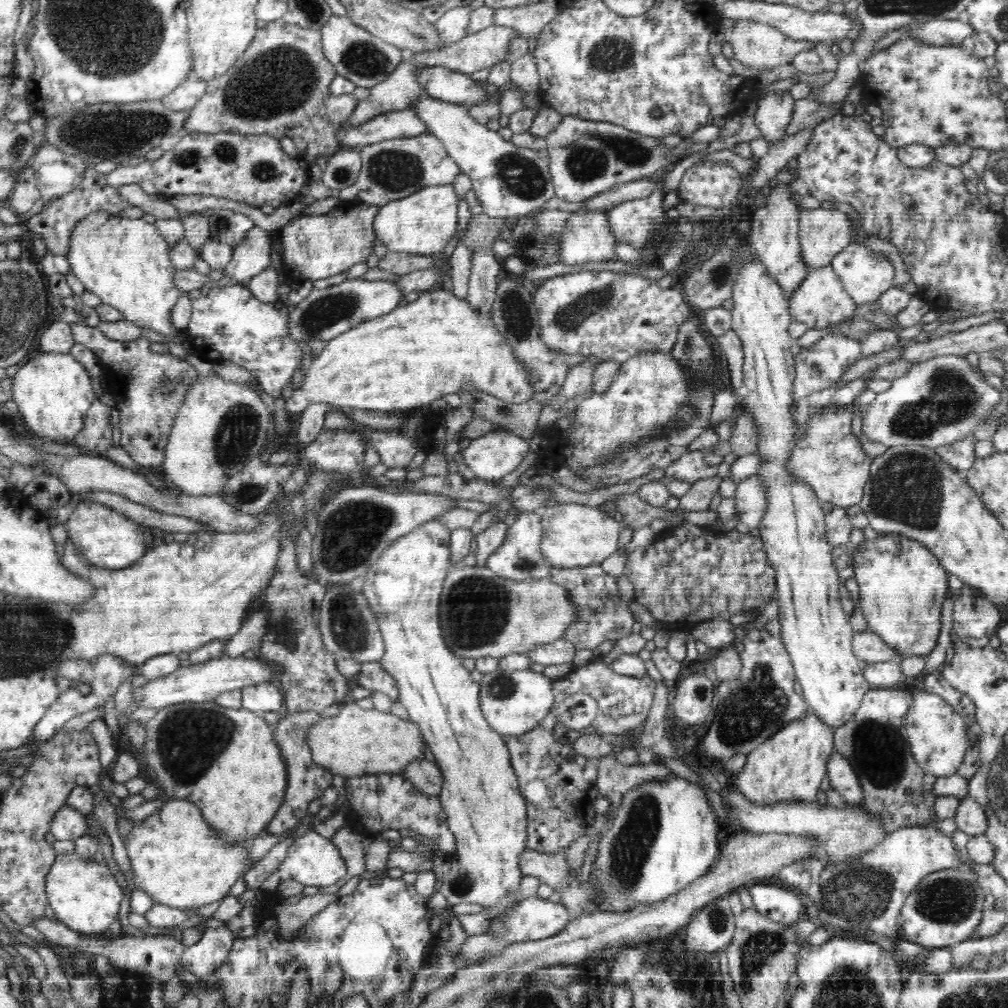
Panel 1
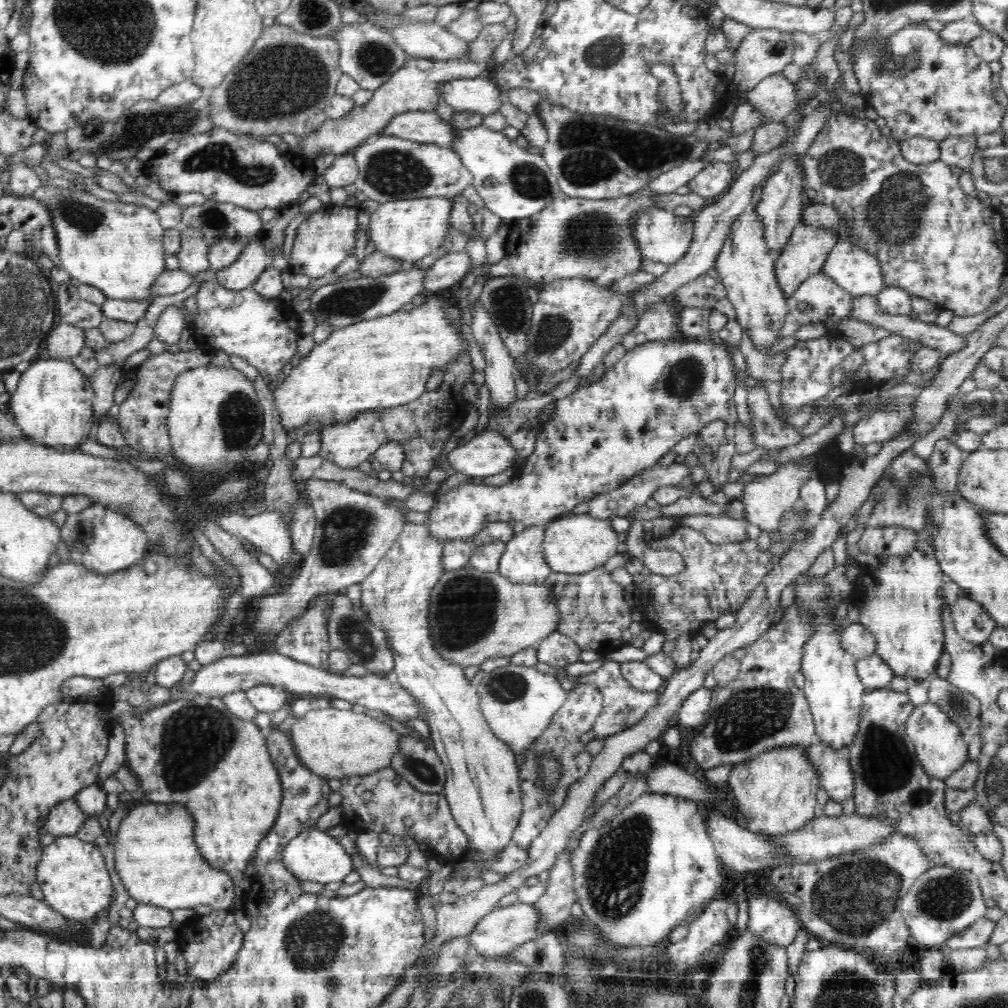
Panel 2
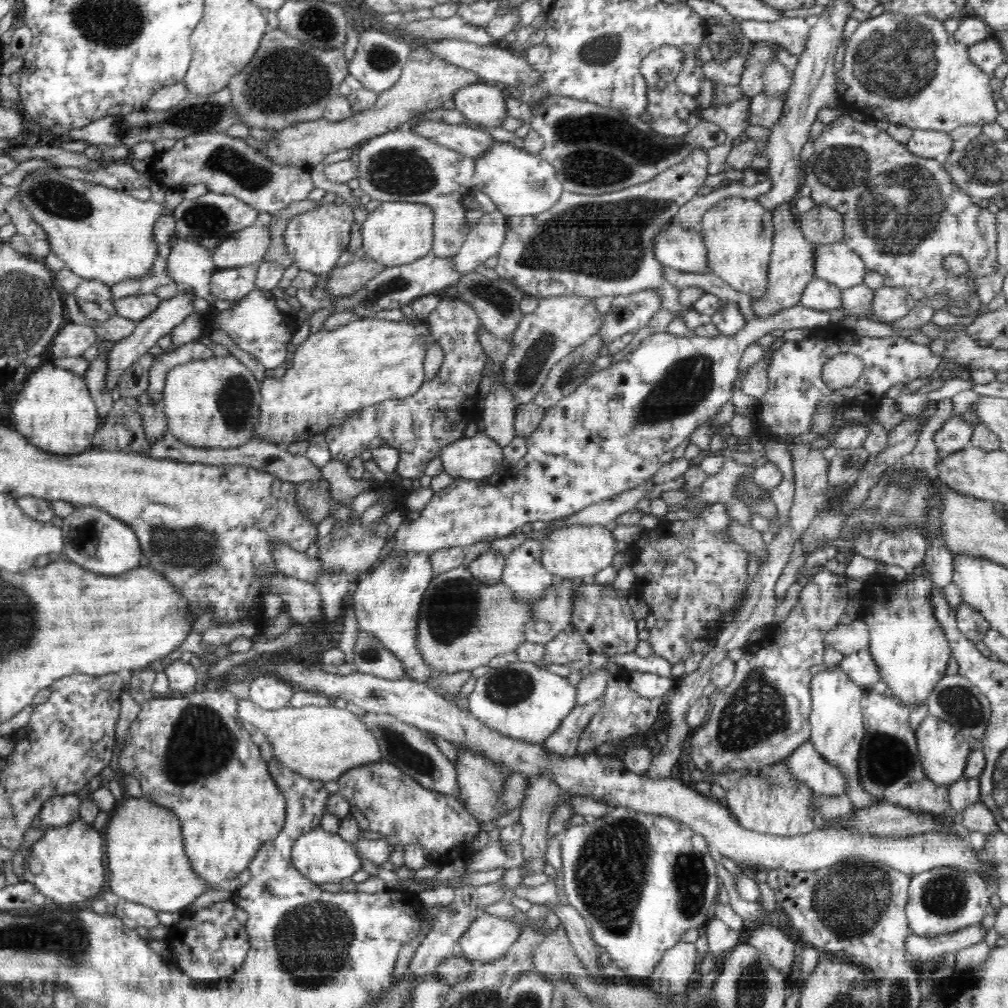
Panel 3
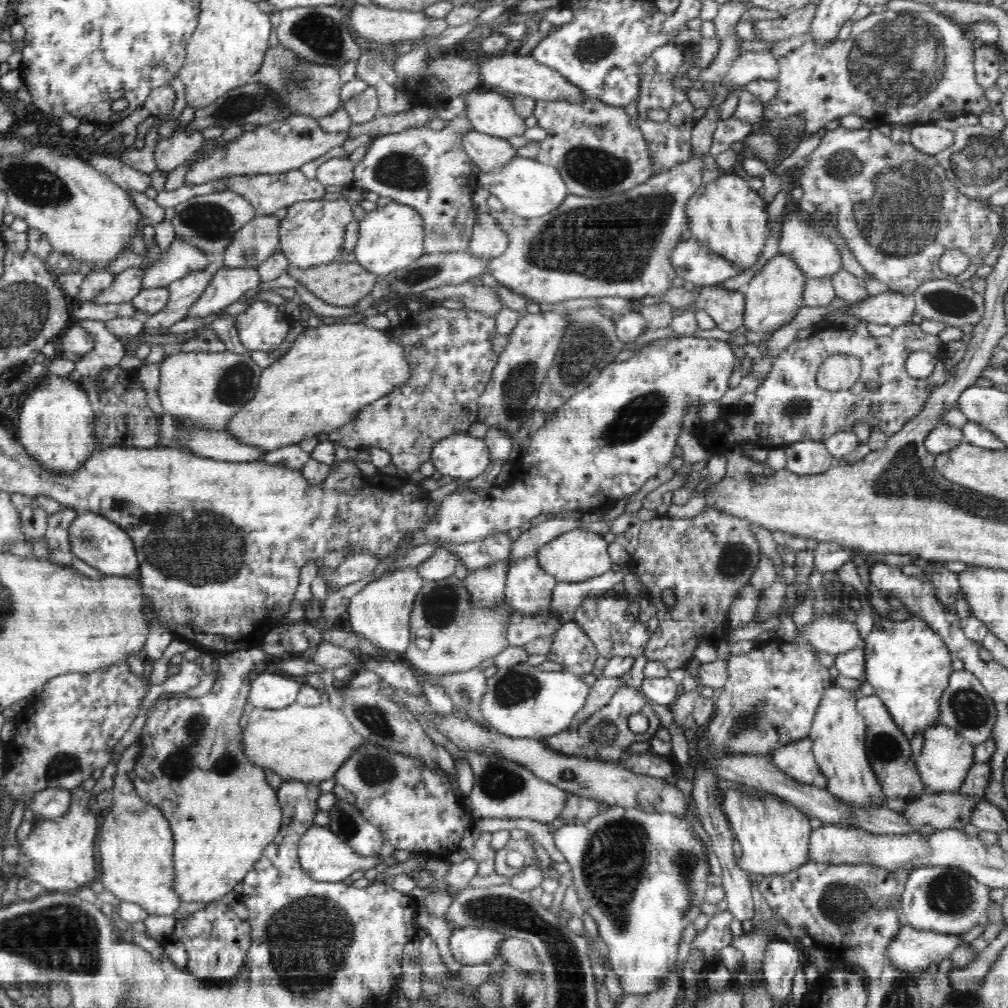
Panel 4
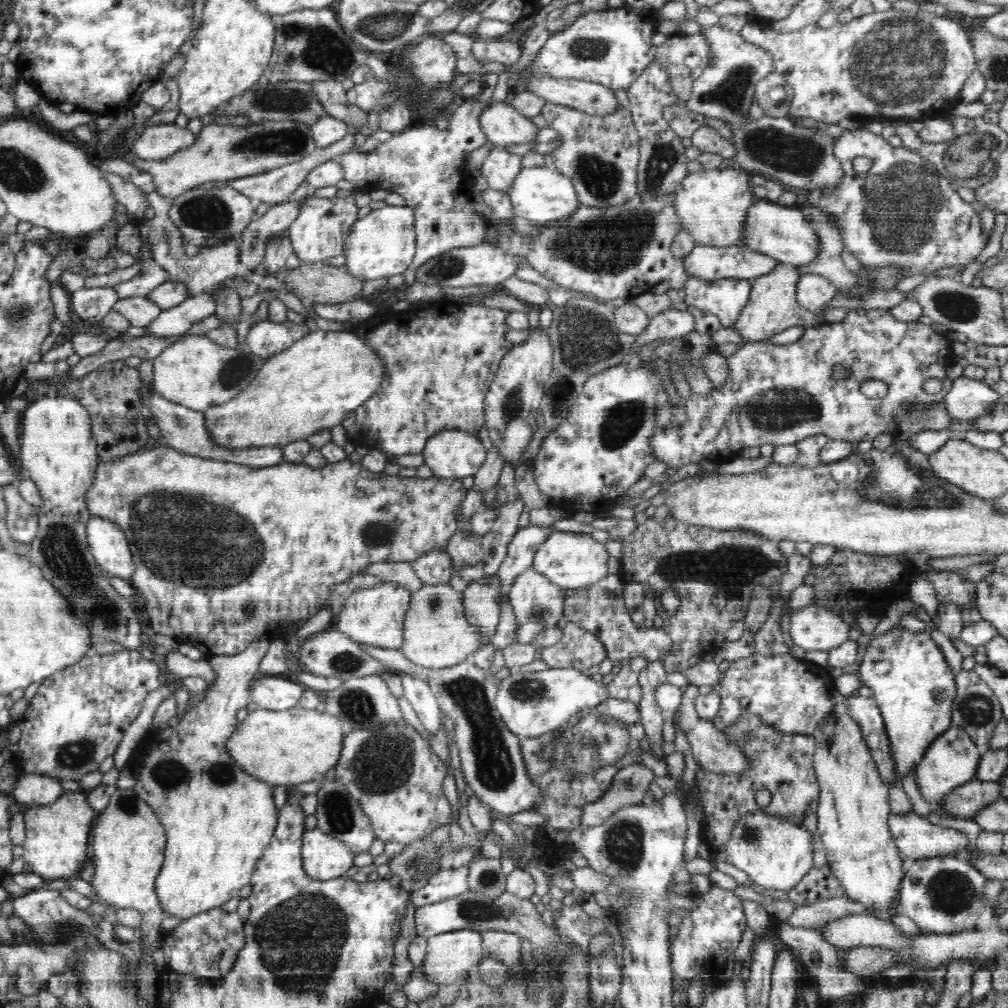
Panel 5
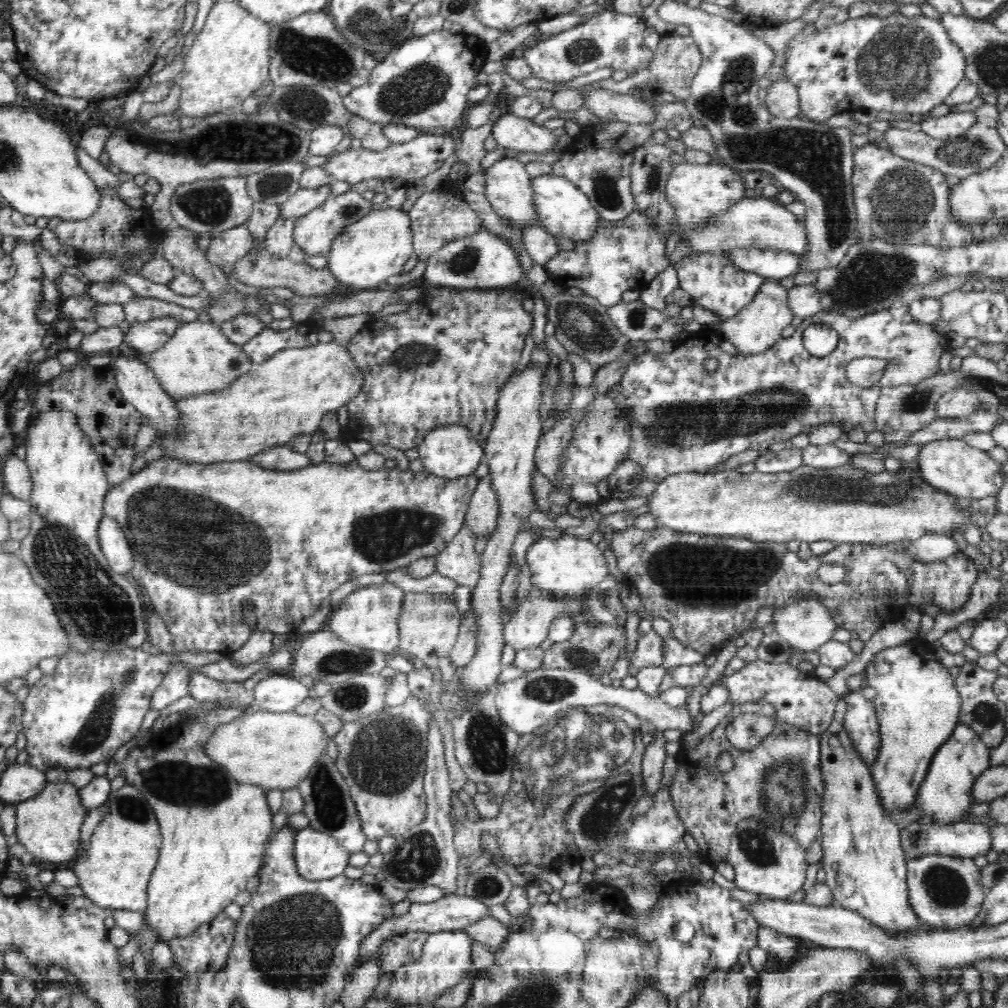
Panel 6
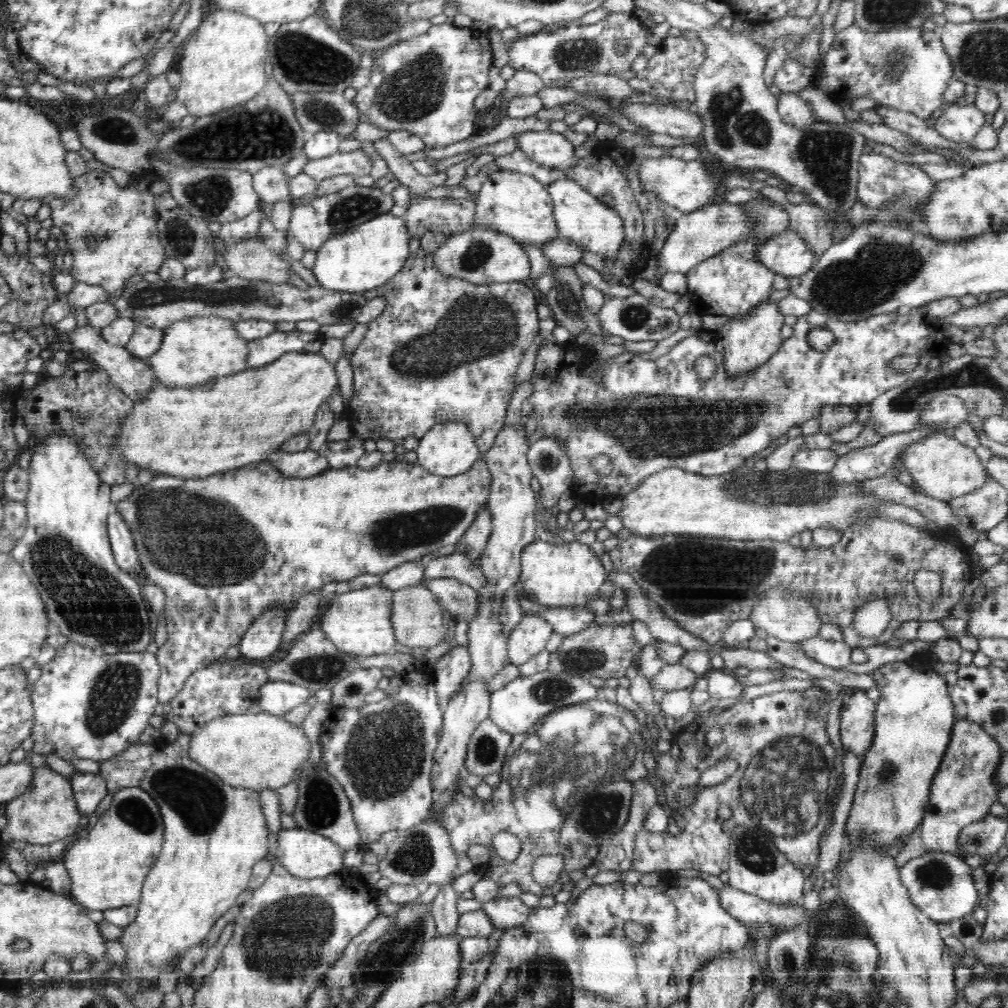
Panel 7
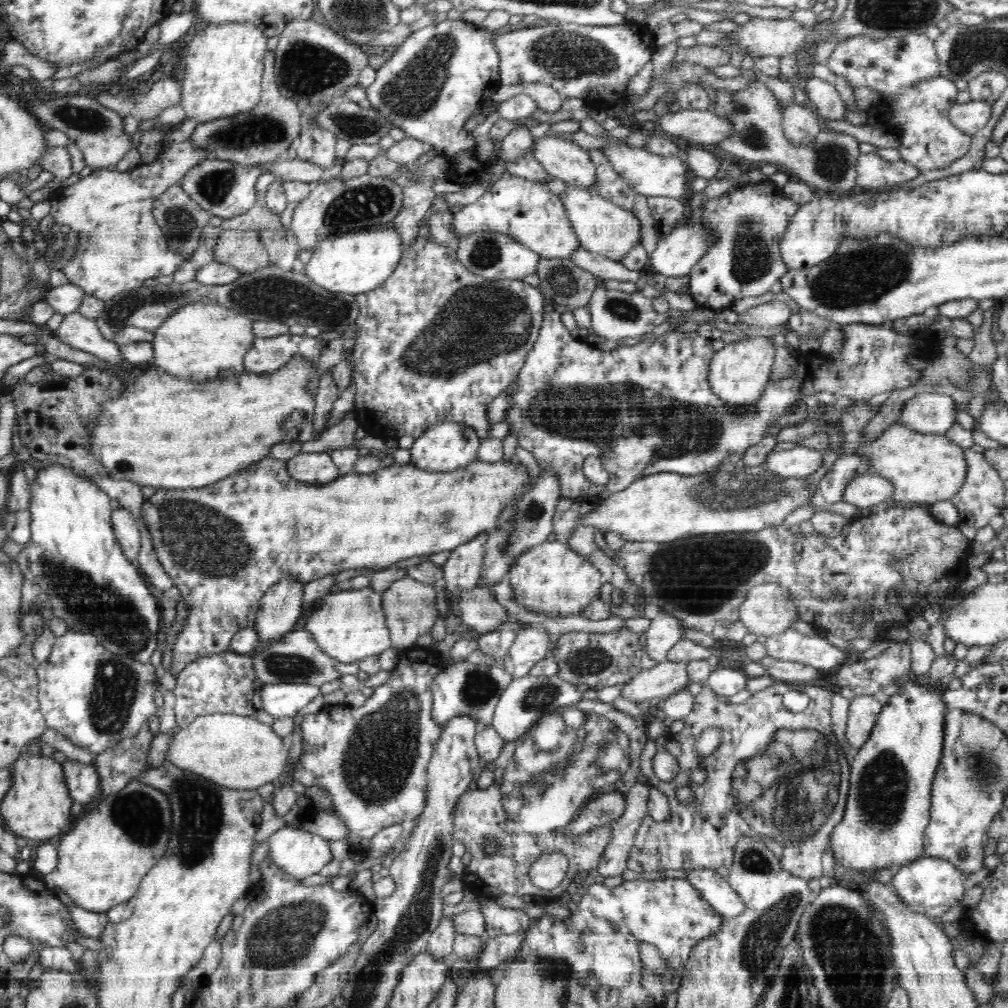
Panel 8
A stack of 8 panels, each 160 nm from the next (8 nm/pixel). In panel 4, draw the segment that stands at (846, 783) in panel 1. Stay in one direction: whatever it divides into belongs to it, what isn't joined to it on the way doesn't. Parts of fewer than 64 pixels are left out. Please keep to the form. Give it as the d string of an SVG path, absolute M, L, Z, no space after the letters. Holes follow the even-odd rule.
M806 737L772 750L772 761L784 774L799 783L826 789L826 777L816 764L812 741Z

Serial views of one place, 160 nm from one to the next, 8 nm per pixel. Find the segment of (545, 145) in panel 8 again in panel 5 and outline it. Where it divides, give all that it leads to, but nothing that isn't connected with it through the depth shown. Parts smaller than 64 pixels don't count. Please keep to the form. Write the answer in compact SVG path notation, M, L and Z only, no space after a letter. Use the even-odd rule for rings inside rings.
M510 101L490 103L479 123L488 142L504 147L534 140L539 129L530 118L516 111Z

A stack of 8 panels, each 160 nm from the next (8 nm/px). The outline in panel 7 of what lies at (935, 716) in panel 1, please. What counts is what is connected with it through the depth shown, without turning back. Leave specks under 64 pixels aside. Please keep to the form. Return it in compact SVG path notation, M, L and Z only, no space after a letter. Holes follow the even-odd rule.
M958 718L938 772L933 778L929 801L921 822L922 844L926 852L944 852L966 858L959 848L959 834L968 825L982 820L997 801L999 784L993 780L994 769L1004 753L992 735L981 724Z

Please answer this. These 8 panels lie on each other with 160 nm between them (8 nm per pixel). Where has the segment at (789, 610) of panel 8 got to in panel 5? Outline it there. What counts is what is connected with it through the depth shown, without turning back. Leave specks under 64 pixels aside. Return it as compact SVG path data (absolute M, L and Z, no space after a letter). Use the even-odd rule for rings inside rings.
M818 604L793 611L789 625L793 642L808 653L813 650L832 650L850 638L850 625L834 611Z

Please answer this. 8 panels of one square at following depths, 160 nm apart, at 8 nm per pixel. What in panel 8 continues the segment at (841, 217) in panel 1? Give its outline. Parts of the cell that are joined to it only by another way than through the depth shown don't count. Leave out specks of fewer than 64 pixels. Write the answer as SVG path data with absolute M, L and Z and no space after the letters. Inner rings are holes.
M746 335L740 337L738 342L725 344L722 350L714 353L708 370L708 381L717 399L735 406L739 414L744 414L750 406L754 408L756 401L760 401L764 390L768 388L774 356L776 345L772 337Z

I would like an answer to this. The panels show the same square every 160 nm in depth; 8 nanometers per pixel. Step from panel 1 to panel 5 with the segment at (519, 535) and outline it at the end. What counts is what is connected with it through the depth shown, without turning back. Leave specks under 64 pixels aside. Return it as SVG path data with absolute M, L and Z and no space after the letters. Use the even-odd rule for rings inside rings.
M533 568L526 569L519 574L512 586L508 588L507 599L512 605L518 628L516 628L516 642L530 643L538 633L563 622L564 591Z

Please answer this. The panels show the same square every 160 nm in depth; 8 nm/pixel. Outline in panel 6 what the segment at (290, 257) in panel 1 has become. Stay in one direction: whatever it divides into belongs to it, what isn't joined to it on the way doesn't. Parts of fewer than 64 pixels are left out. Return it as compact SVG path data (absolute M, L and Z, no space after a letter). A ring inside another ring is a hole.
M344 192L344 194L331 194L326 198L324 204L317 206L314 210L296 219L293 228L295 243L302 248L306 256L327 256L334 239L343 232L347 226L358 222L368 214L371 208L371 200L364 199L362 193Z

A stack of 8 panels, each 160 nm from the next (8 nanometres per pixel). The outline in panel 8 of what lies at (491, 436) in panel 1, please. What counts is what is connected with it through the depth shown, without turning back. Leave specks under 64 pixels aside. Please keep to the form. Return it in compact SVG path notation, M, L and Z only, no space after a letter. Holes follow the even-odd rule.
M442 422L430 426L410 448L412 455L410 464L422 470L452 472L464 466L469 466L477 460L477 453L481 444L479 436L470 426L454 422Z

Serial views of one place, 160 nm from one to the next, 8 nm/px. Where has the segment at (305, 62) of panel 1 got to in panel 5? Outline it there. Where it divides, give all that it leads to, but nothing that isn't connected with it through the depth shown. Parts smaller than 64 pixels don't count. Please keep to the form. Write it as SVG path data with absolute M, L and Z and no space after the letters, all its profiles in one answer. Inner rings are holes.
M314 81L310 86L327 114L346 123L350 131L352 126L360 130L366 124L369 113L348 102L347 90L344 90L340 81Z

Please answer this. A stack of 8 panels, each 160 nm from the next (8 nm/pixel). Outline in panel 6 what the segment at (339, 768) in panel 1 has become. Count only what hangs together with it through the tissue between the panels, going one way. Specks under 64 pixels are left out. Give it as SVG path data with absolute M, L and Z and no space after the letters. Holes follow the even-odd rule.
M252 708L244 711L232 722L220 726L205 744L208 756L228 770L239 783L258 785L264 793L272 789L289 789L298 787L307 776L316 760L327 752L328 736L324 728L313 717L296 714L296 711L273 713Z

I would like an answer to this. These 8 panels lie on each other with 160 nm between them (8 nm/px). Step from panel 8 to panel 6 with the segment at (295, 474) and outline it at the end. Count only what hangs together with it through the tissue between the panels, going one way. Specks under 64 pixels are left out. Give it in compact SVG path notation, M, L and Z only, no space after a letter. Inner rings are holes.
M278 445L248 458L250 463L273 471L293 471L312 466L312 461L304 453L298 453L287 445Z

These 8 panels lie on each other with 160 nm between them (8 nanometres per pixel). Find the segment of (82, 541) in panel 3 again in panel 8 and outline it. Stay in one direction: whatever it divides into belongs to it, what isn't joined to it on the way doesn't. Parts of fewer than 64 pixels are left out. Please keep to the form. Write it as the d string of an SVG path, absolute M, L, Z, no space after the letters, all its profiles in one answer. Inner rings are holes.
M128 508L113 510L111 522L116 540L130 562L136 562L141 548L141 530L138 521Z

